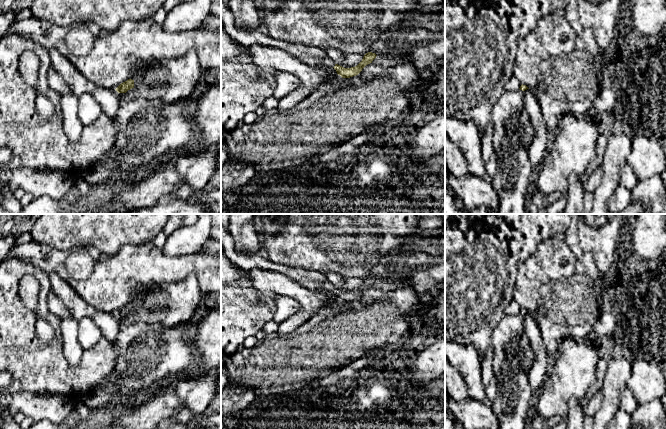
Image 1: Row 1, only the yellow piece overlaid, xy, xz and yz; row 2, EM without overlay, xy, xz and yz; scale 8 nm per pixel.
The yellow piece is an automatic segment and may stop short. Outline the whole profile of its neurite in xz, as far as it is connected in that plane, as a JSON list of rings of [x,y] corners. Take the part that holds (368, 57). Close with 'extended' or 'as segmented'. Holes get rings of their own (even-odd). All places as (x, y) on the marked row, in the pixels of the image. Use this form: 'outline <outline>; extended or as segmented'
outline [[[368,52],[364,55],[362,61],[355,67],[344,68],[338,64],[335,64],[333,68],[342,78],[350,78],[358,75],[366,65],[372,63],[376,56],[377,55],[375,53]]]; as segmented

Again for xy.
outline [[[128,79],[127,81],[121,83],[115,90],[118,93],[126,93],[128,90],[134,88],[134,80]]]; as segmented

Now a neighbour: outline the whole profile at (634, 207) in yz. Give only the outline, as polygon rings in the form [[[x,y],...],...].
[[[632,201],[628,206],[617,214],[643,214],[644,207],[638,201]]]

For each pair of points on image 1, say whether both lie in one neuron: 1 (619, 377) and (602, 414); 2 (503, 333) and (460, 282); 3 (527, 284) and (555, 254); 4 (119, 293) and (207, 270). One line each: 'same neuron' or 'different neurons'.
1: same neuron
2: different neurons
3: same neuron
4: same neuron

